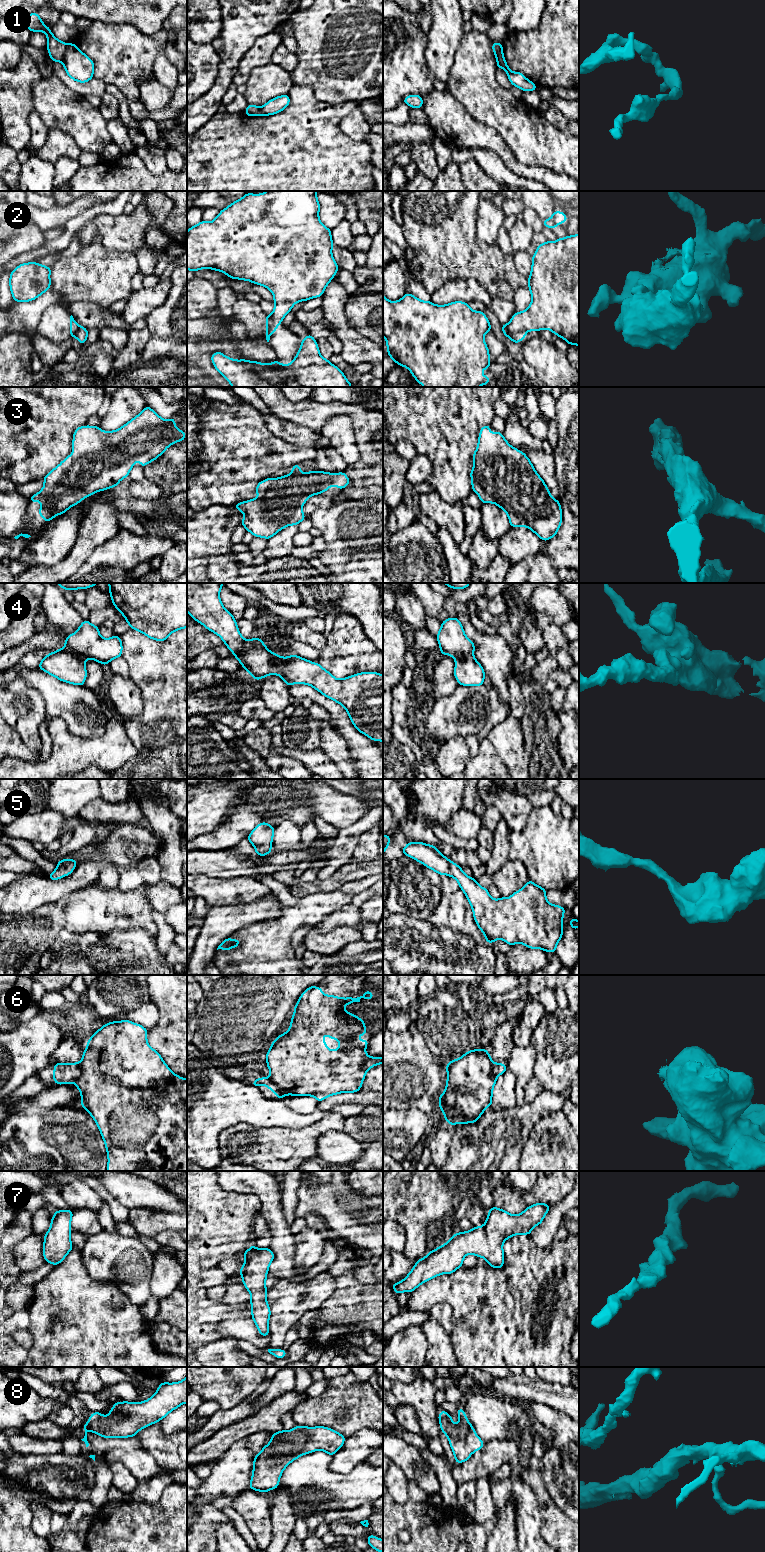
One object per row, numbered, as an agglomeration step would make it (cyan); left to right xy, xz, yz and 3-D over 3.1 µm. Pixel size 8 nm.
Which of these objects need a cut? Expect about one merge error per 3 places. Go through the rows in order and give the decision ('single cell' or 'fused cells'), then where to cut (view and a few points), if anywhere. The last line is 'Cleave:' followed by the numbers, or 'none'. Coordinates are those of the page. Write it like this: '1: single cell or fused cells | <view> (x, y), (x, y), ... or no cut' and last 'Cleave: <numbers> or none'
1: fused cells | xy (67, 44), (66, 51), (61, 60)
2: fused cells | yz (504, 325), (512, 333), (523, 332)
3: single cell | no cut
4: fused cells | xz (274, 654), (278, 674)
5: single cell | no cut
6: fused cells | xy (80, 1062), (81, 1074), (73, 1081)
7: single cell | no cut
8: single cell | no cut
Cleave: 1, 2, 4, 6

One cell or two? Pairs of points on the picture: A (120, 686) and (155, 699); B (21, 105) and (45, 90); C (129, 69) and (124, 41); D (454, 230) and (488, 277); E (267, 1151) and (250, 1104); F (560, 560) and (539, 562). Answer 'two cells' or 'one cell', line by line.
A: two cells
B: two cells
C: one cell
D: one cell
E: two cells
F: two cells

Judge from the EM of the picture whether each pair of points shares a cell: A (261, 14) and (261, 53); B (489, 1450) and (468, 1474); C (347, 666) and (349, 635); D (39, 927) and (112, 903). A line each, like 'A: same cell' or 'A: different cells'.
A: different cells
B: same cell
C: same cell
D: same cell

